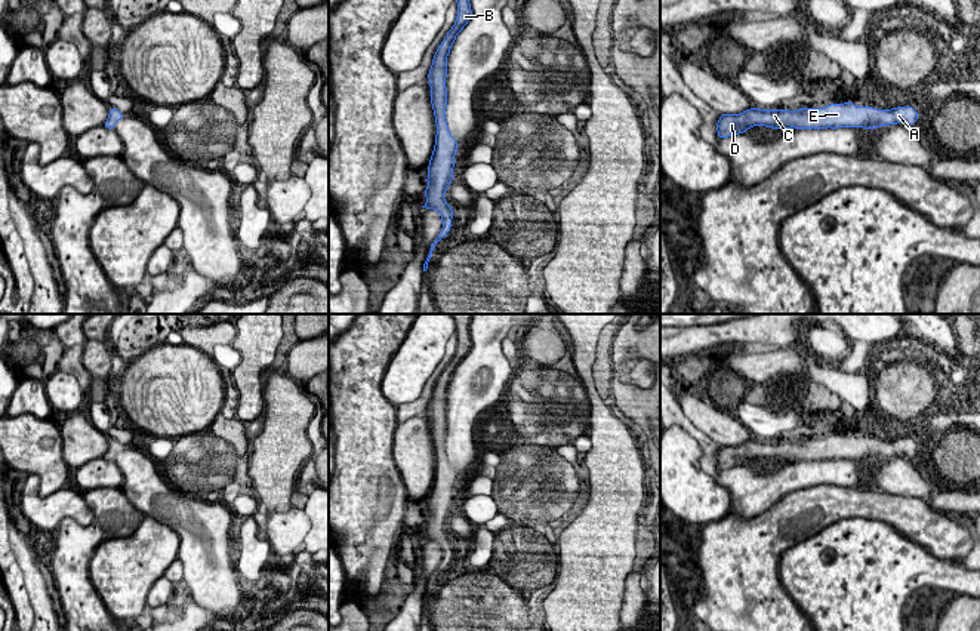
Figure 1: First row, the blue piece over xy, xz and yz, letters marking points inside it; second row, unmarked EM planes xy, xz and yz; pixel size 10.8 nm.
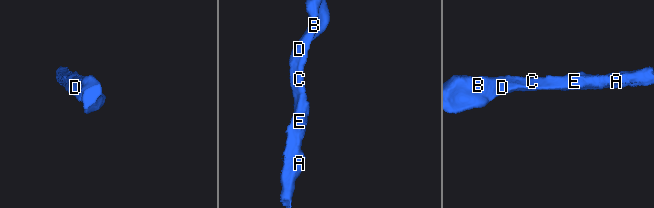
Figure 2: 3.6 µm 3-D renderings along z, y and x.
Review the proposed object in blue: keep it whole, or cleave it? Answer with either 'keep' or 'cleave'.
keep

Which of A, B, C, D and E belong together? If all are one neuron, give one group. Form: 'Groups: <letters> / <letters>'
Groups: A B C D E

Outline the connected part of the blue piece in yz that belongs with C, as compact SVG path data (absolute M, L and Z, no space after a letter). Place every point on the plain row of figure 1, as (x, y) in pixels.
M851 433L844 435L830 435L823 440L798 440L789 441L761 441L751 440L740 446L721 446L716 462L718 470L728 470L745 465L749 459L765 458L774 461L838 461L838 459L863 459L876 461L888 456L915 456L919 450L913 438L897 438L888 443L875 441L873 438L857 438Z

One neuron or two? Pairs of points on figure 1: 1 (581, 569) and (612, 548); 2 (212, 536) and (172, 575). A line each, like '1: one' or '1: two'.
1: one
2: two

